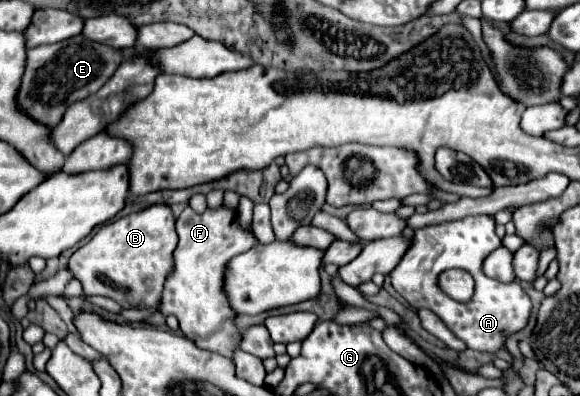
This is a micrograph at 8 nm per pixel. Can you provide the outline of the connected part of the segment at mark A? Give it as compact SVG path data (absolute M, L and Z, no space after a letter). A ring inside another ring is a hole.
M489 215L465 217L459 221L429 225L425 229L417 229L407 253L399 261L399 265L391 271L391 283L395 291L413 307L427 307L461 339L469 349L495 353L499 351L507 337L527 325L531 313L531 301L521 289L519 283L501 283L483 275L481 265L483 259L501 245L501 239L495 233L495 219ZM459 267L469 271L475 277L475 295L467 303L457 303L447 297L437 287L437 275L445 269Z

